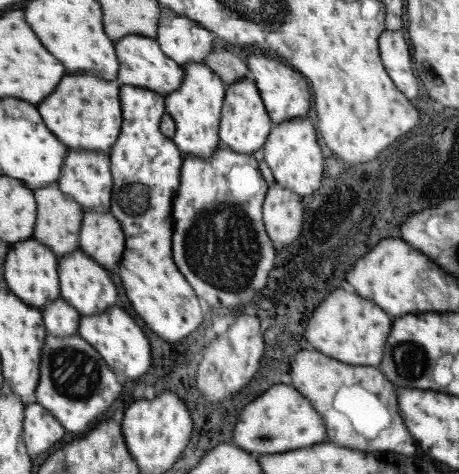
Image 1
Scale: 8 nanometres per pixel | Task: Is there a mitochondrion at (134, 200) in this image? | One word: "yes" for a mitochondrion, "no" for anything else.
yes

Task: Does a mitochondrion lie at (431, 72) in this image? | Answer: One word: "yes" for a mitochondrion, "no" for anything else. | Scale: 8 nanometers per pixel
no

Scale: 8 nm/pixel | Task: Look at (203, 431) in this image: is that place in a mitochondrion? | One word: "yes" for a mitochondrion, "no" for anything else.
no

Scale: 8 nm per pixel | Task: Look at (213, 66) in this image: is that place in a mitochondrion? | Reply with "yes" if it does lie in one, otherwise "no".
no

